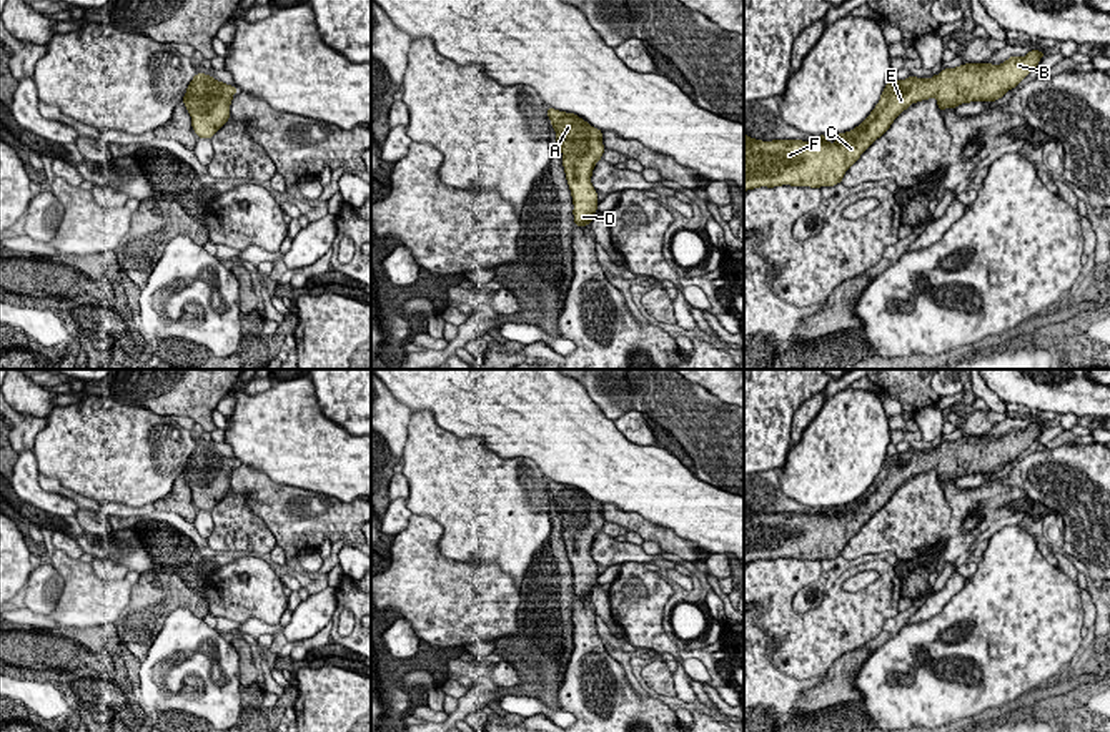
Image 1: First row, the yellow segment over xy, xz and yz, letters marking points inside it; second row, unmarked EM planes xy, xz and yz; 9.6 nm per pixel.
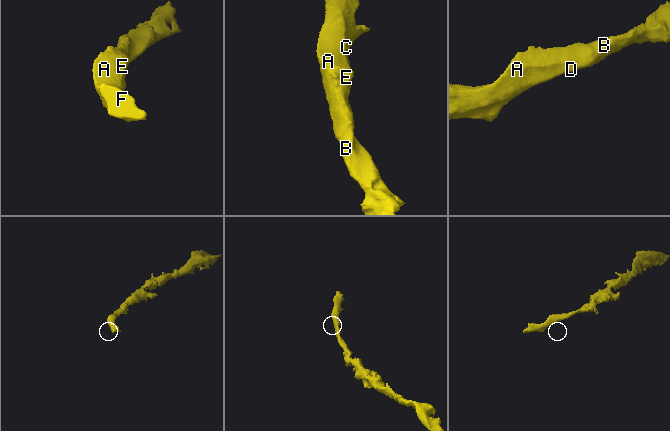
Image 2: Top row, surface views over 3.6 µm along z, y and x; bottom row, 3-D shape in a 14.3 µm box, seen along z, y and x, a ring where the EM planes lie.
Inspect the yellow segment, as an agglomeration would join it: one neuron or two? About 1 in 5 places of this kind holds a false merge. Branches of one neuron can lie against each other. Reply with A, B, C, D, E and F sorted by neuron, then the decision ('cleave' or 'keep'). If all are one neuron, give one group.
A B C D E F | keep

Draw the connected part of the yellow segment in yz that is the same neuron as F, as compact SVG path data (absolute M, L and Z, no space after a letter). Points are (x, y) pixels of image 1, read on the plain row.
M1030 423L1025 429L1010 429L1000 438L965 436L955 441L944 441L932 451L909 449L894 456L885 456L879 476L870 487L854 502L834 507L837 512L829 516L827 507L802 512L762 514L744 507L744 564L767 559L834 559L842 554L845 544L860 531L864 524L880 511L894 492L912 476L935 471L939 482L957 481L970 474L995 474L1008 462L1015 461L1032 443L1038 439L1045 424Z

